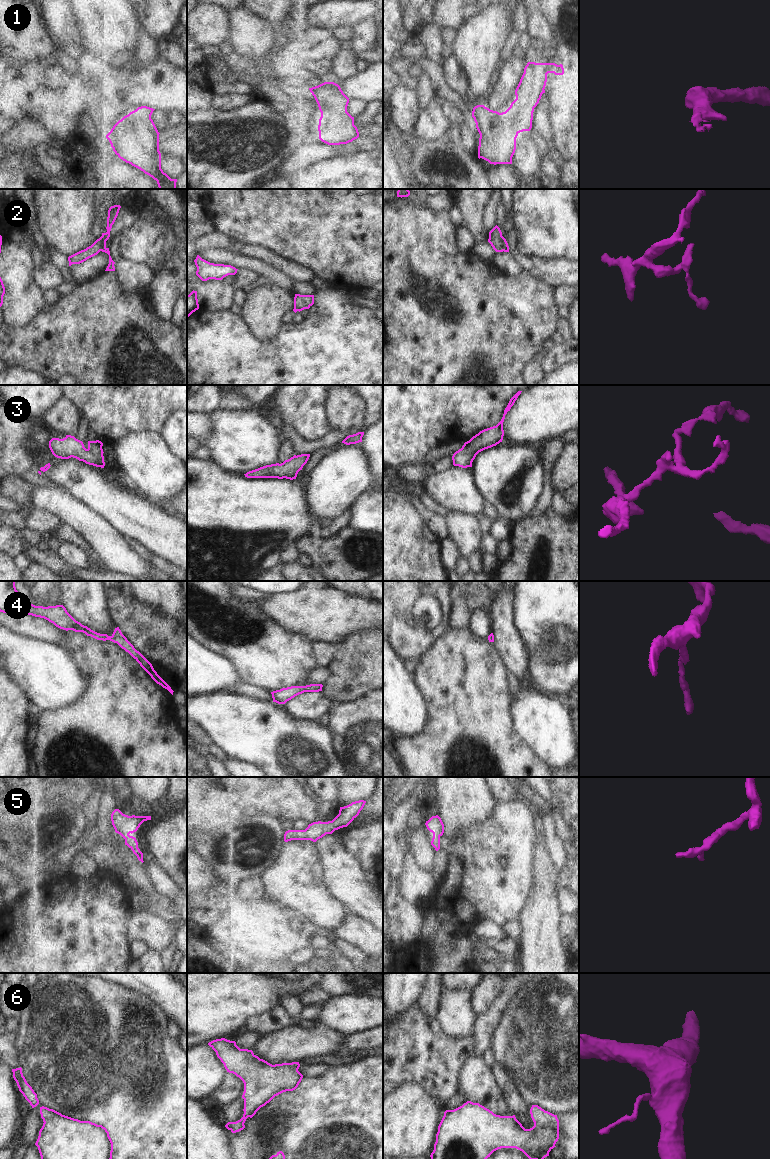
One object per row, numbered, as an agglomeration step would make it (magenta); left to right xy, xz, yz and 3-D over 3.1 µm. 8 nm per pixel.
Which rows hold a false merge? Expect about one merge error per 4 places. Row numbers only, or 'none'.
2.

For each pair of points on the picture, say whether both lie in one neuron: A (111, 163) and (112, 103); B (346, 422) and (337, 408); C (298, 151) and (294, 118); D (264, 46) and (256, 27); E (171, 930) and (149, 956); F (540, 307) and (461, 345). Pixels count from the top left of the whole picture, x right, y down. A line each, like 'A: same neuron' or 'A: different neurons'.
A: different neurons
B: same neuron
C: same neuron
D: same neuron
E: different neurons
F: same neuron

